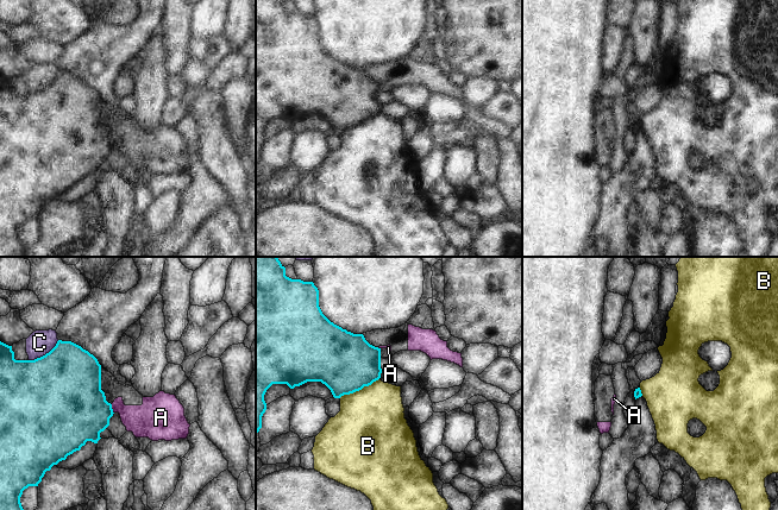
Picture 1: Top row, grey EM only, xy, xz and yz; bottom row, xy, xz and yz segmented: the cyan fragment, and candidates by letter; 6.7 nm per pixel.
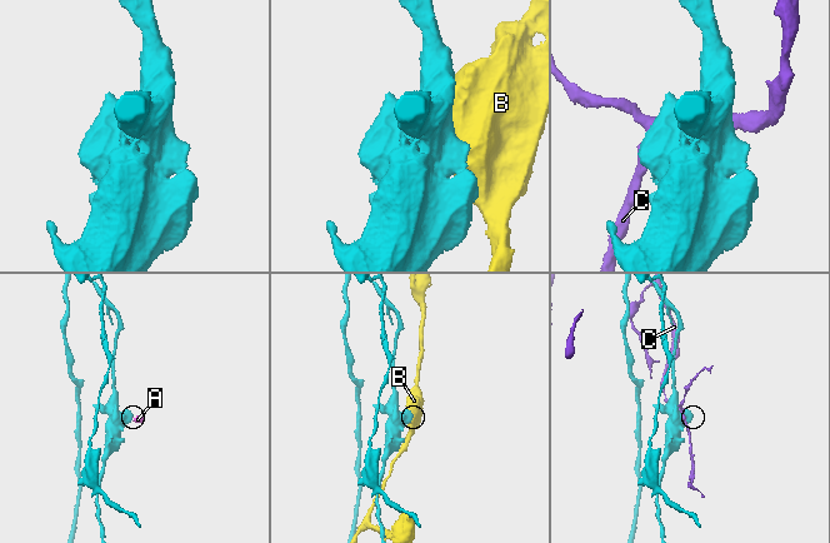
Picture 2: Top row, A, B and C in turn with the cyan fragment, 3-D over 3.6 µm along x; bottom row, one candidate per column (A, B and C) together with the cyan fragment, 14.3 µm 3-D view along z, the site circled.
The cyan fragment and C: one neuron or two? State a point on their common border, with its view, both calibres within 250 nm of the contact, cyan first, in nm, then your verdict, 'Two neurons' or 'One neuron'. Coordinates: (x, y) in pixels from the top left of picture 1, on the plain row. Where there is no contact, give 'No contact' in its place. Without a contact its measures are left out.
Touches cyan at xy (45, 88). Thickness 500 nm (cyan) against 170 nm. Two neurons

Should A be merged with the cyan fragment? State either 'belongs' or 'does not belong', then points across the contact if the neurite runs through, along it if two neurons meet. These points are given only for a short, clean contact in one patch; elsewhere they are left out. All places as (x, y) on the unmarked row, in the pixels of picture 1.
does not belong; border xy (111, 138), (113, 146)

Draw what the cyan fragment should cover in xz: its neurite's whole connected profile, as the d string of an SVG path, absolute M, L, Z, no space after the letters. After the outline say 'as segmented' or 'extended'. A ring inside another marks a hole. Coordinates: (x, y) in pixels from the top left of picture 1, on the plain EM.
M256 0L256 166L262 162L262 150L266 144L264 128L272 118L287 118L294 122L307 115L321 115L331 124L334 132L340 132L371 119L381 112L381 107L381 82L370 78L363 68L353 68L331 56L319 40L319 24L313 15L287 11L284 0Z; as segmented

